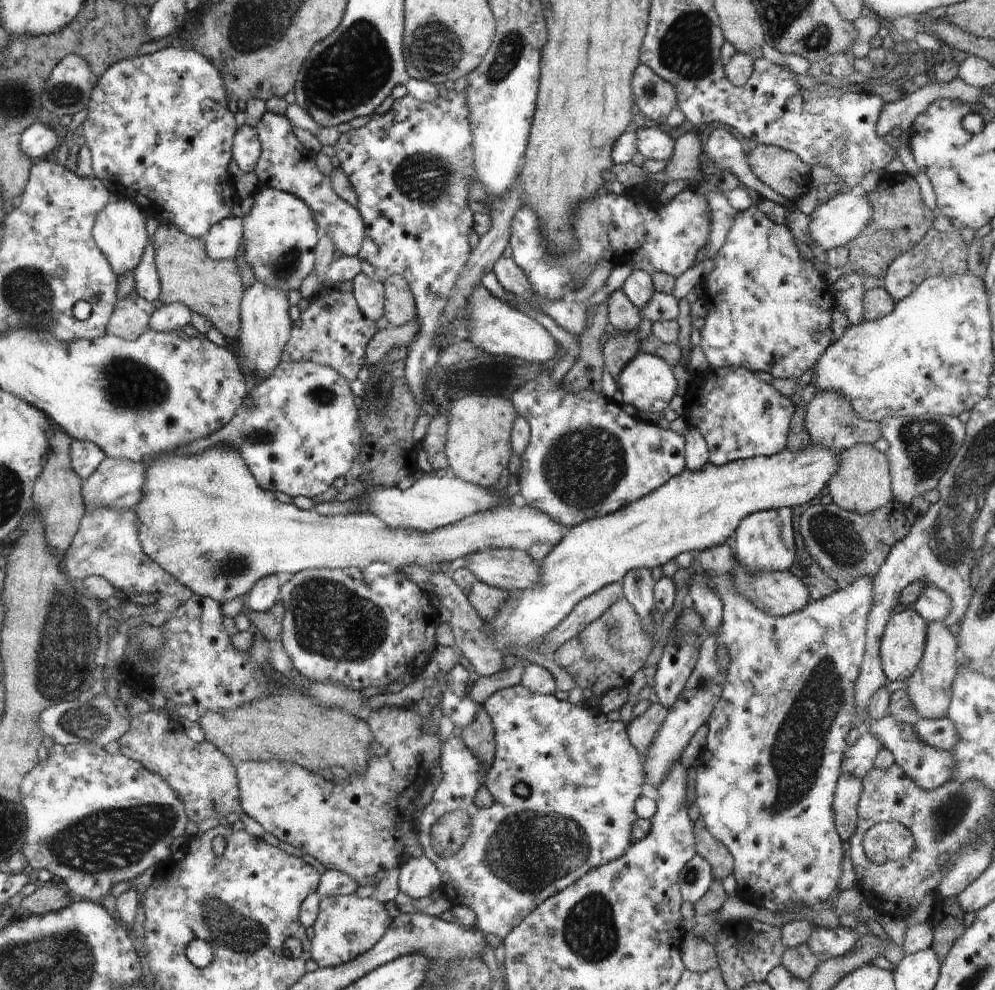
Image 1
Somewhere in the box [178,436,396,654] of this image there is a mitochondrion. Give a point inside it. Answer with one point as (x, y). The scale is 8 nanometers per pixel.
(231, 565)

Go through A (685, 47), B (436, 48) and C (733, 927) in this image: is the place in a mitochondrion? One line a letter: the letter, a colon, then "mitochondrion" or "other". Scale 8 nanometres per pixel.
A: mitochondrion
B: mitochondrion
C: other

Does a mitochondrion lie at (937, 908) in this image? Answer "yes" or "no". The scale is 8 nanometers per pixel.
no

